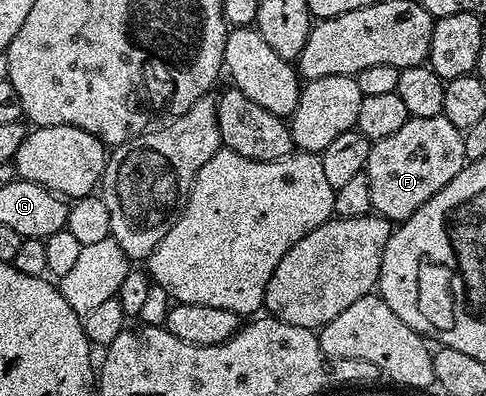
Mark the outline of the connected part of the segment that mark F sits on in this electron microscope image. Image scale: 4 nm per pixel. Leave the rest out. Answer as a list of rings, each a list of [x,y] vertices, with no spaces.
[[[442,114],[436,116],[424,116],[423,118],[410,118],[402,125],[392,136],[384,136],[384,140],[373,143],[368,152],[367,162],[364,173],[368,180],[368,192],[372,192],[372,211],[379,214],[381,218],[386,218],[392,224],[401,224],[407,222],[452,176],[456,176],[466,167],[468,159],[464,152],[464,134],[463,131],[452,124]]]

